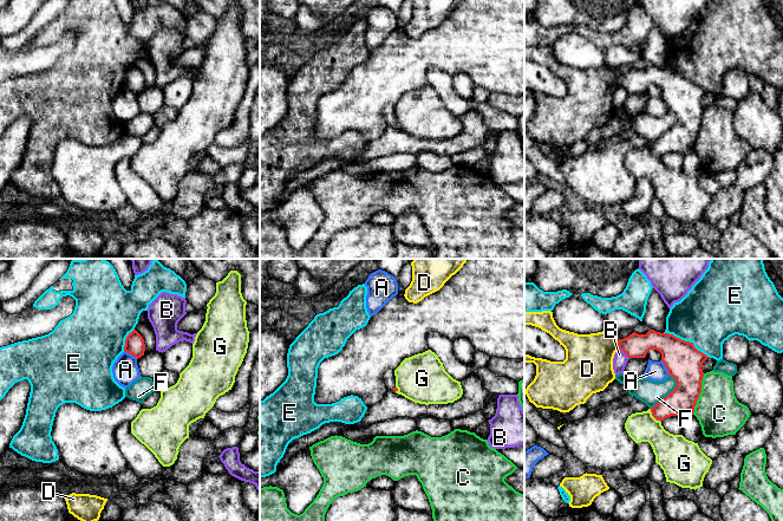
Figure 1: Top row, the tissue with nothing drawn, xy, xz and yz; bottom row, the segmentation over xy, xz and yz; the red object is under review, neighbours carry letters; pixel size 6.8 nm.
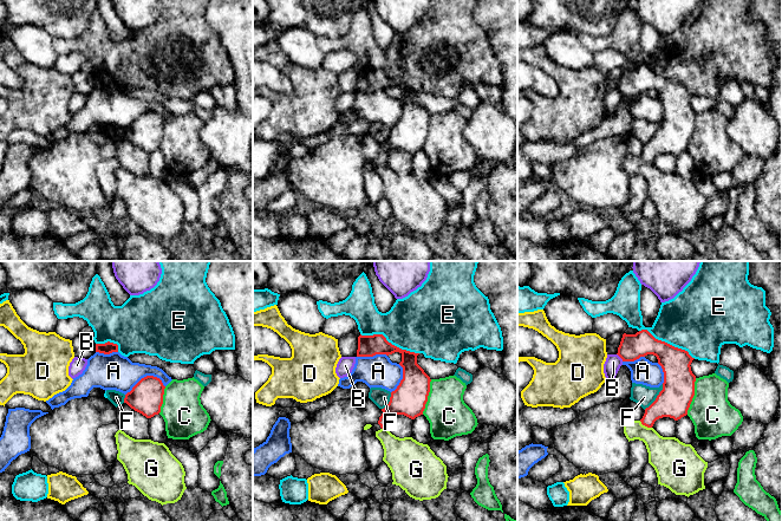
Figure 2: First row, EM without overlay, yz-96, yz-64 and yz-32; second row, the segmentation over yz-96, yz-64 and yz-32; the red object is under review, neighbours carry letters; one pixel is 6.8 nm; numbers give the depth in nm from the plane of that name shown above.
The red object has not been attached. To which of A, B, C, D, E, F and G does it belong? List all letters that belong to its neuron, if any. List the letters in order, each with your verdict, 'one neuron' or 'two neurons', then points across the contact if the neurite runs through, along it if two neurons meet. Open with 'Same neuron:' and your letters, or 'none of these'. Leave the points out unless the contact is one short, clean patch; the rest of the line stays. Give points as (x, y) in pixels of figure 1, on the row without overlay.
Same neuron: none of these
A: two neurons
B: two neurons
C: two neurons
D: two neurons
E: two neurons
F: two neurons
G: two neurons | along yz (650, 144), (651, 149), (660, 157)

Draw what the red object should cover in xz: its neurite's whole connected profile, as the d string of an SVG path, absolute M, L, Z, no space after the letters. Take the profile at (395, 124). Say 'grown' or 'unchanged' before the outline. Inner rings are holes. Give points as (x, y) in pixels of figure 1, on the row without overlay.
grown | M389 104L389 105L384 109L384 116L385 116L386 123L387 123L389 125L398 126L398 124L396 123L394 105Z

